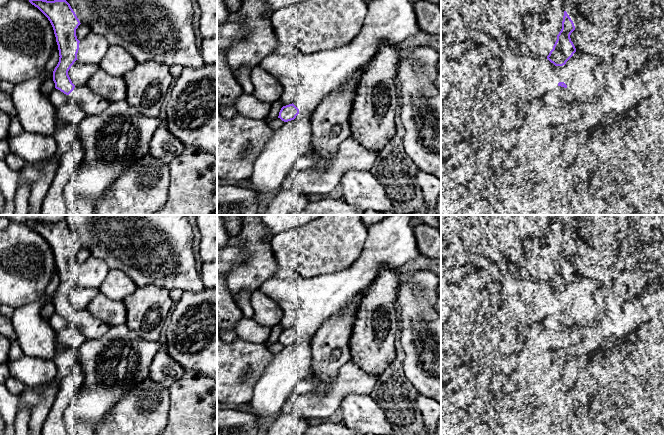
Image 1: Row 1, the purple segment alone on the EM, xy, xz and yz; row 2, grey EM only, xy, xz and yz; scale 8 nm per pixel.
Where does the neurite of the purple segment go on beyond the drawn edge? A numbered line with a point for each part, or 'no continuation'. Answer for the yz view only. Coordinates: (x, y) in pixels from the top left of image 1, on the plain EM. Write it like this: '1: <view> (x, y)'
1: yz (558, 319)

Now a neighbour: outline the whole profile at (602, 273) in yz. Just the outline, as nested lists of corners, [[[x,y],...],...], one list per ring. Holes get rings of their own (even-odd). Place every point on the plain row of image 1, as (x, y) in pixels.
[[[575,253],[570,259],[576,274],[589,277],[603,286],[609,286],[616,274],[611,264],[605,264]]]

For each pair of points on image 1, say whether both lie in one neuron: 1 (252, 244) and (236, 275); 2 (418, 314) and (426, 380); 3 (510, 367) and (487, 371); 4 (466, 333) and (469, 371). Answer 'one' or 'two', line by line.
1: one
2: one
3: one
4: two

